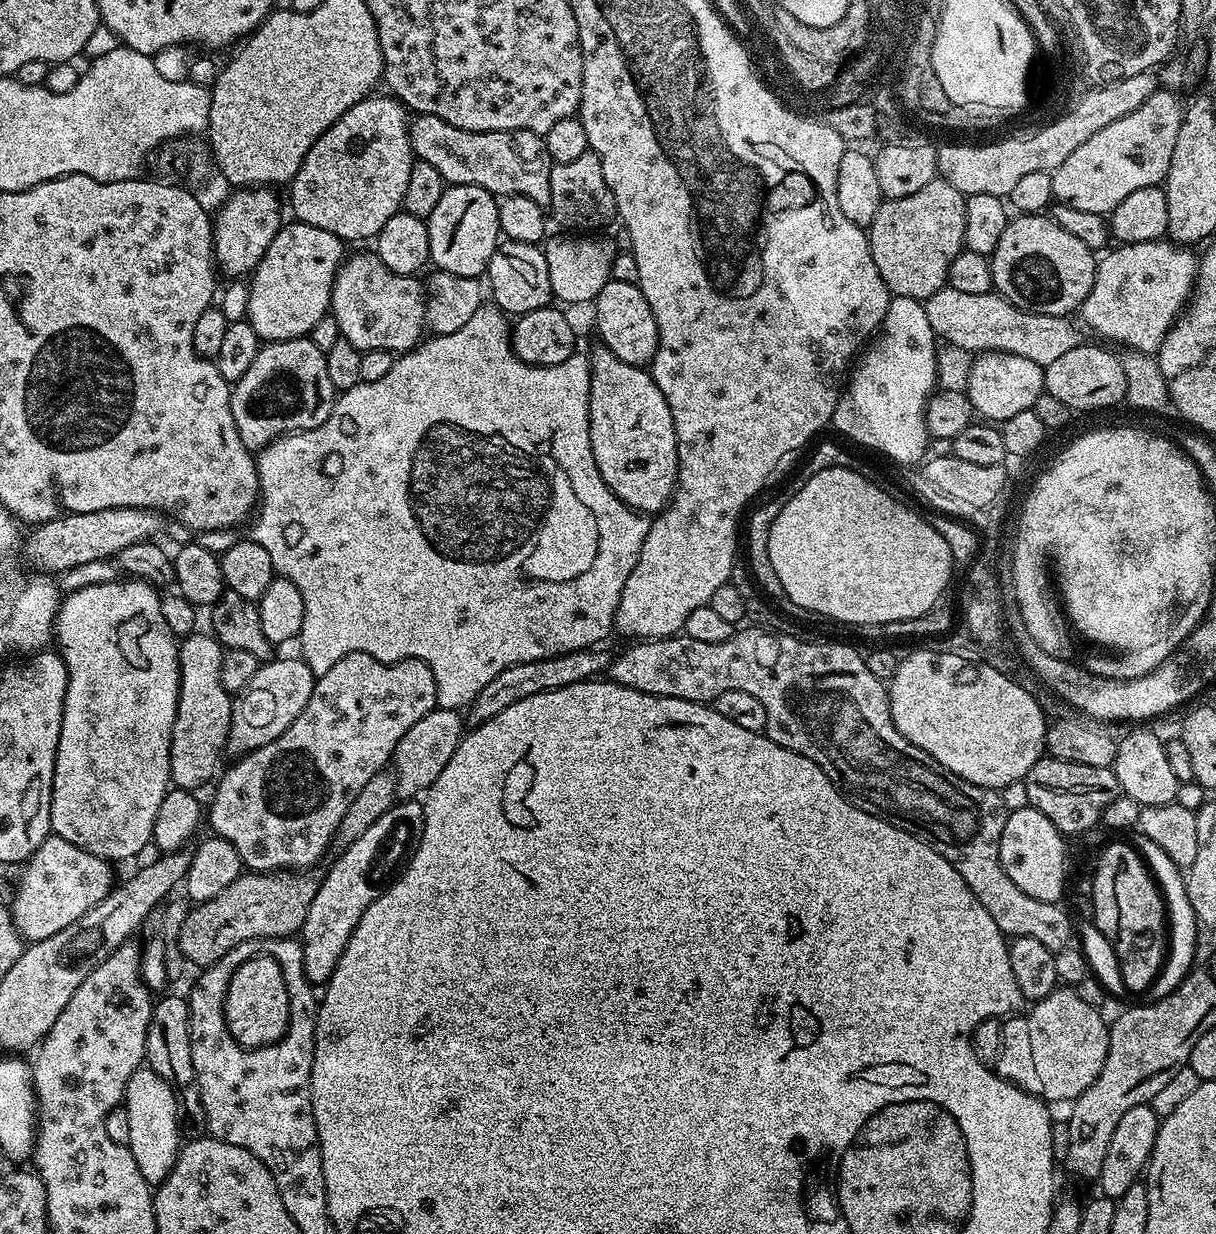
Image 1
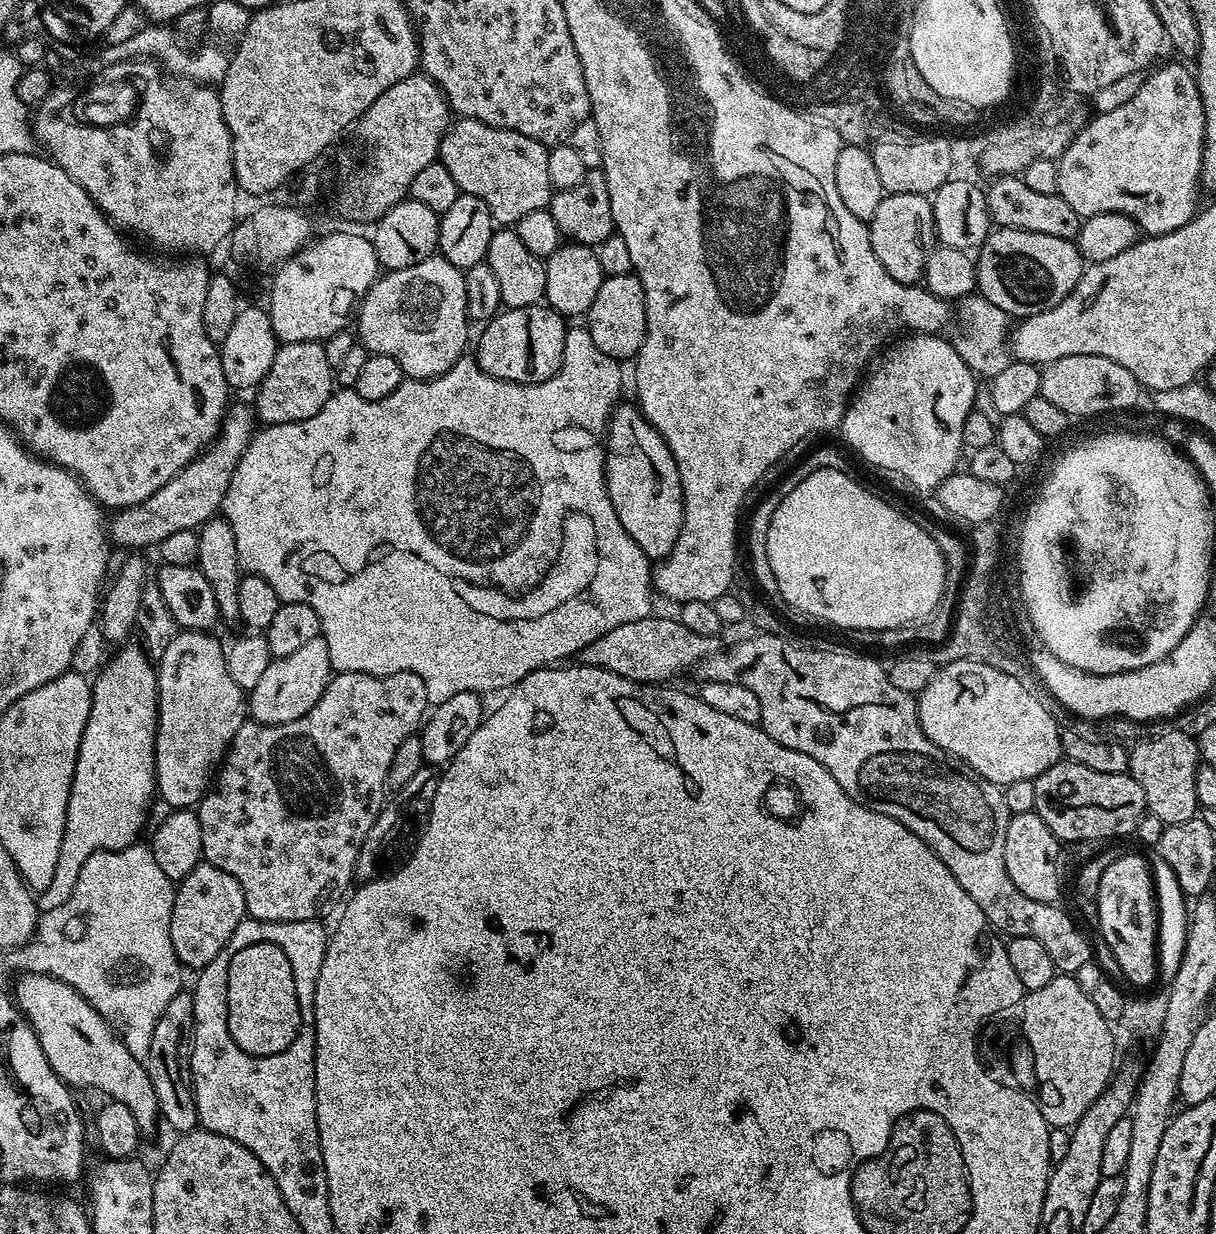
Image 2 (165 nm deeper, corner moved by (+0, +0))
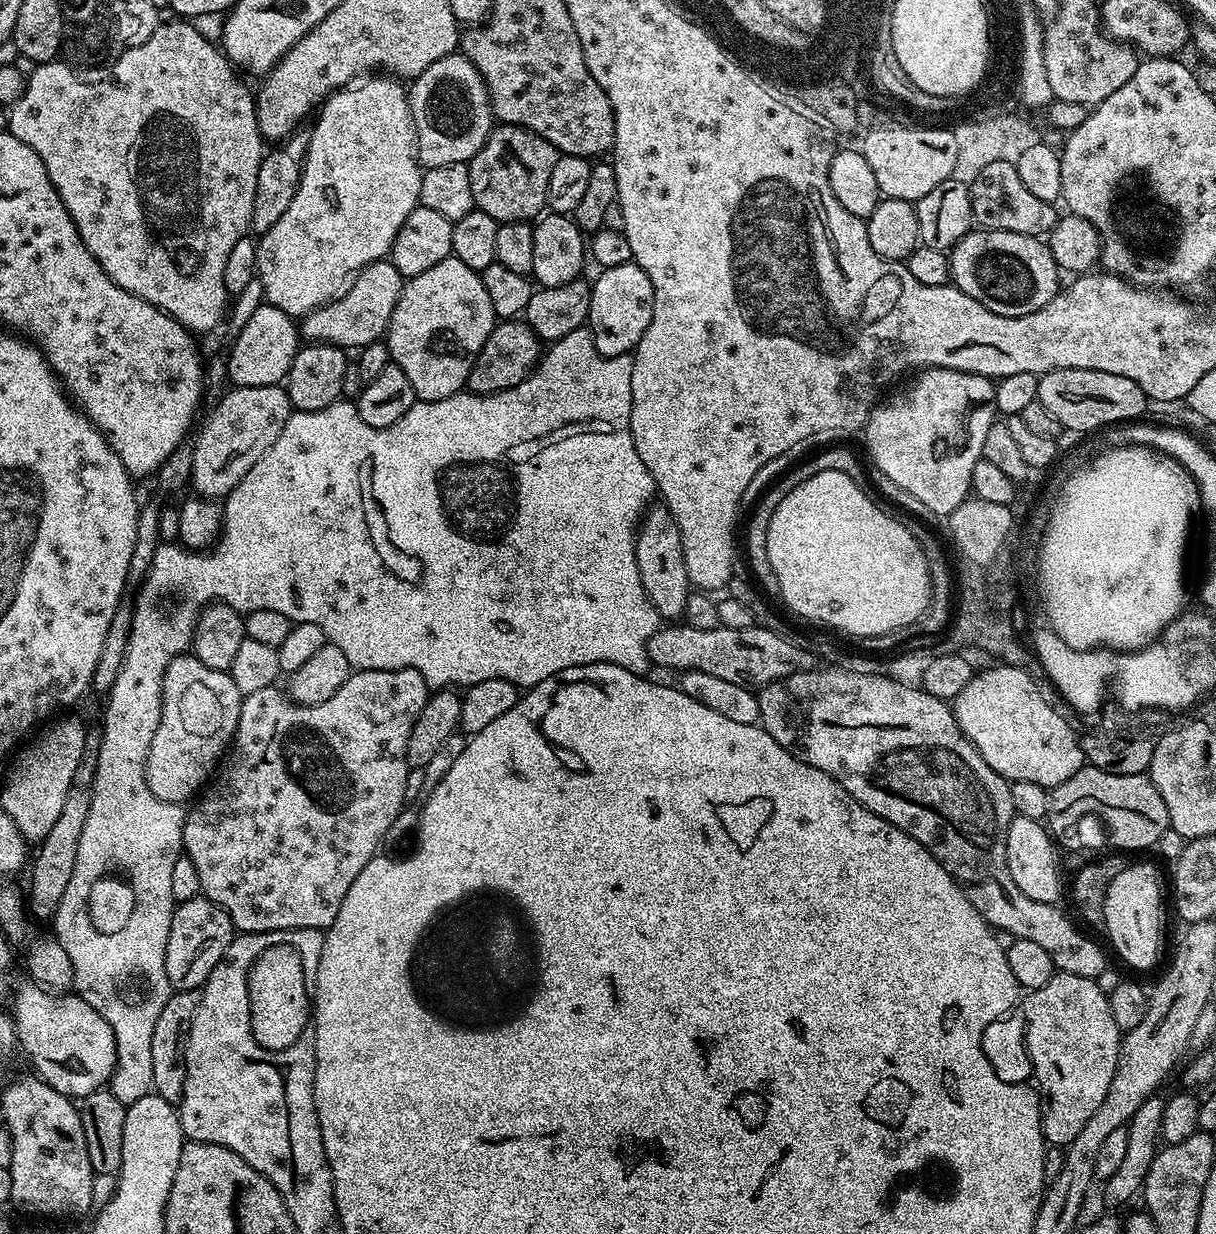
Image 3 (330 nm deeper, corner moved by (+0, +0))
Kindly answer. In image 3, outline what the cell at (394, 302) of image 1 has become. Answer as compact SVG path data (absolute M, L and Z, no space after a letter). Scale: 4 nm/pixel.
M451 255L438 262L438 266L430 266L430 270L422 270L422 274L405 279L394 312L390 314L386 333L388 355L391 363L397 364L402 374L410 378L417 397L428 398L435 394L444 398L467 385L470 370L497 323L494 306L490 306L490 294L486 294L480 273Z

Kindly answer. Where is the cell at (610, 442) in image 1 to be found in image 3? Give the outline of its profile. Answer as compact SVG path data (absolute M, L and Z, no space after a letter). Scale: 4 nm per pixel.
M652 506L645 511L636 533L636 565L640 575L640 585L644 587L648 601L656 608L657 617L683 617L690 581L682 550L682 534L670 509Z

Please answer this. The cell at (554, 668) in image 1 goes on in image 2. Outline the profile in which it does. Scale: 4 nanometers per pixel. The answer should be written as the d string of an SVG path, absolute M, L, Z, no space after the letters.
M653 614L646 618L638 618L638 622L625 622L623 626L614 626L610 634L590 642L580 653L579 659L587 667L605 668L622 678L630 678L639 684L663 685L672 682L675 676L684 671L695 669L701 660L708 657L709 652L717 651L718 640L715 636L694 634L678 618L672 620L668 616Z

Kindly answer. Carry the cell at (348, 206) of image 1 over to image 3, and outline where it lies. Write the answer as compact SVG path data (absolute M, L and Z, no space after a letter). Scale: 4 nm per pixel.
M453 54L438 58L438 62L415 76L411 84L407 89L408 105L416 127L416 154L421 165L433 168L467 164L482 150L494 127L492 103L482 74L478 74L467 56Z

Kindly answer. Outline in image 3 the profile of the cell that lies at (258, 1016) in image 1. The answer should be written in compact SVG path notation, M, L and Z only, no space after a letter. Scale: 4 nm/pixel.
M275 944L255 960L248 975L248 993L251 1028L259 1045L271 1052L277 1052L288 1049L297 1041L310 1022L309 988L302 970L301 955L292 945Z

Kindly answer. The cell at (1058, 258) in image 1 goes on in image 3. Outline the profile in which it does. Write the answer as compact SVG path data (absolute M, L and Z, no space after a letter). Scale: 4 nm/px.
M1002 230L967 232L950 249L951 283L999 316L1025 316L1045 308L1061 291L1062 273L1041 237Z

